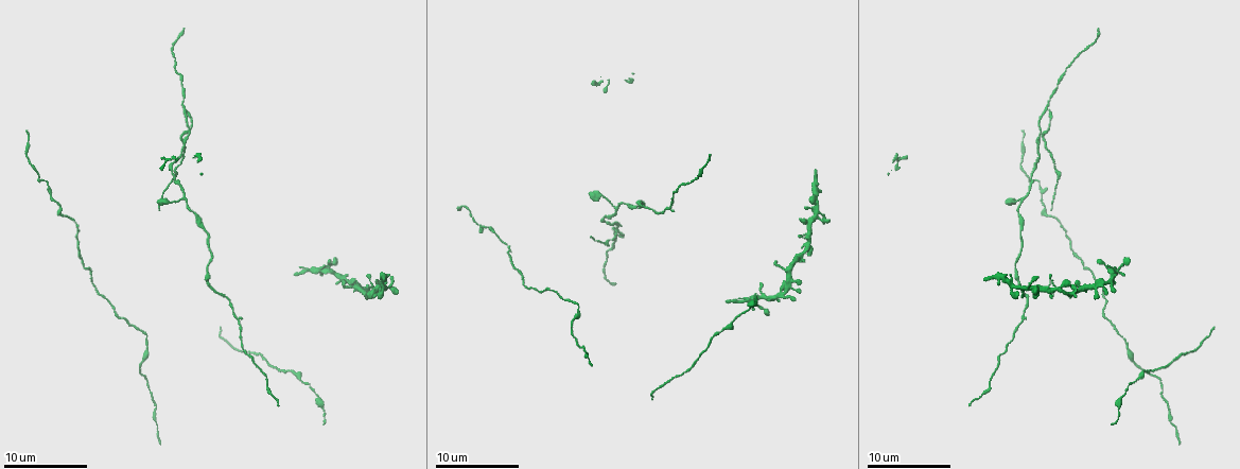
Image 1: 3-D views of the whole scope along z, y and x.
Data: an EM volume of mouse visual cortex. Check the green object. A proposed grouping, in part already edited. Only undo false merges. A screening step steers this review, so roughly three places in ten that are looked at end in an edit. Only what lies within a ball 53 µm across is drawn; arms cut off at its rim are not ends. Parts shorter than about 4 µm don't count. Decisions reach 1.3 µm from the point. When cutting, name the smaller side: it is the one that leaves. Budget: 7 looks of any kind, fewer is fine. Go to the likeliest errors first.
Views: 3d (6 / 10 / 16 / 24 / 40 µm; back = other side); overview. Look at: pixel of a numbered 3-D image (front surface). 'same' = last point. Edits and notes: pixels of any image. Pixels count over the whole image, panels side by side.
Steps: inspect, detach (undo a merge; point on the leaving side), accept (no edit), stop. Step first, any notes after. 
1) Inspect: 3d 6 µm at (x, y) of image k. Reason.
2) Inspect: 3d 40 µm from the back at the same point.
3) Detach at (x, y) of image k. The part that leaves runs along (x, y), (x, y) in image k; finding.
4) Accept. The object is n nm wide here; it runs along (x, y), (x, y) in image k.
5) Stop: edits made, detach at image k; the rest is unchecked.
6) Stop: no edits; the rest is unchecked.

Inspect: 3d 16 µm at (615, 209) of image 1. A fork.

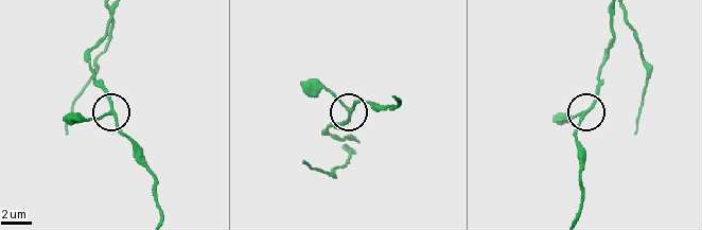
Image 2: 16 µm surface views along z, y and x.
Inspect: 3d 16 µm from the back at (351, 110) of image 2.

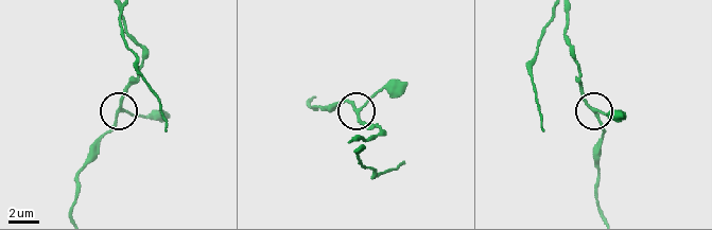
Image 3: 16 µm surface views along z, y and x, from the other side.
Accept. The side arm is 21 µm long; it runs along (141, 50), (136, 78), (121, 108), (148, 117) in image 3; one neuron here.

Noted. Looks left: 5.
Inspect: 3d 10 µm at (298, 274) of image 1.

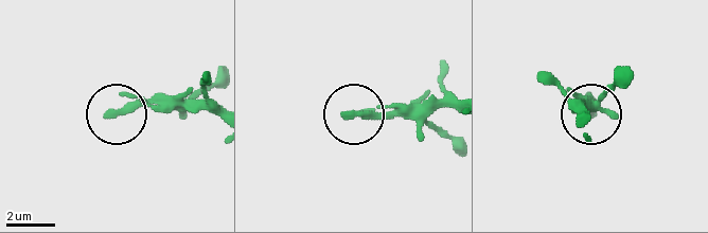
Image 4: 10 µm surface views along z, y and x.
Inspect: 3d 6 µm at (347, 115) of image 4.

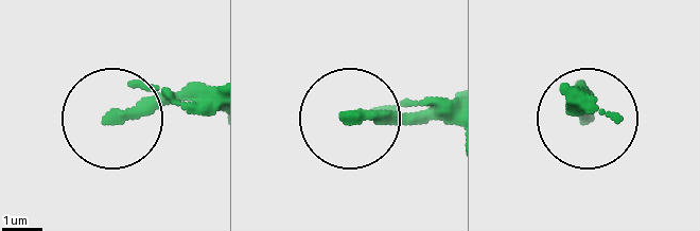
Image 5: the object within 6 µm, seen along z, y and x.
Accept. The side arm is 26 µm long; all the same neuron.

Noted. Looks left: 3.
Inspect: 3d 10 µm at (47, 183) of image 1. Calibre changes.

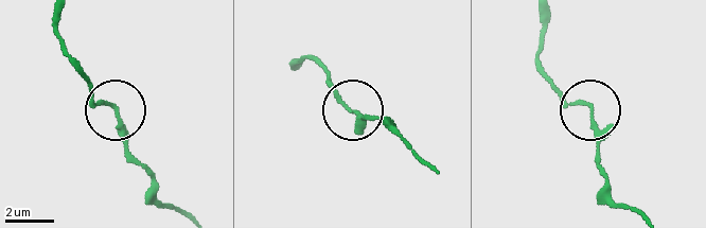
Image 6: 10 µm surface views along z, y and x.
Inspect: 3d 6 µm at (592, 110) of image 6.

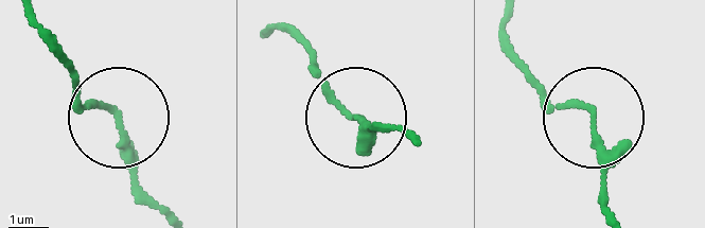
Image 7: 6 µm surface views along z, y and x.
Accept. One neuron here.

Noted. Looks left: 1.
Stop: no edits; the rest is unchecked.

